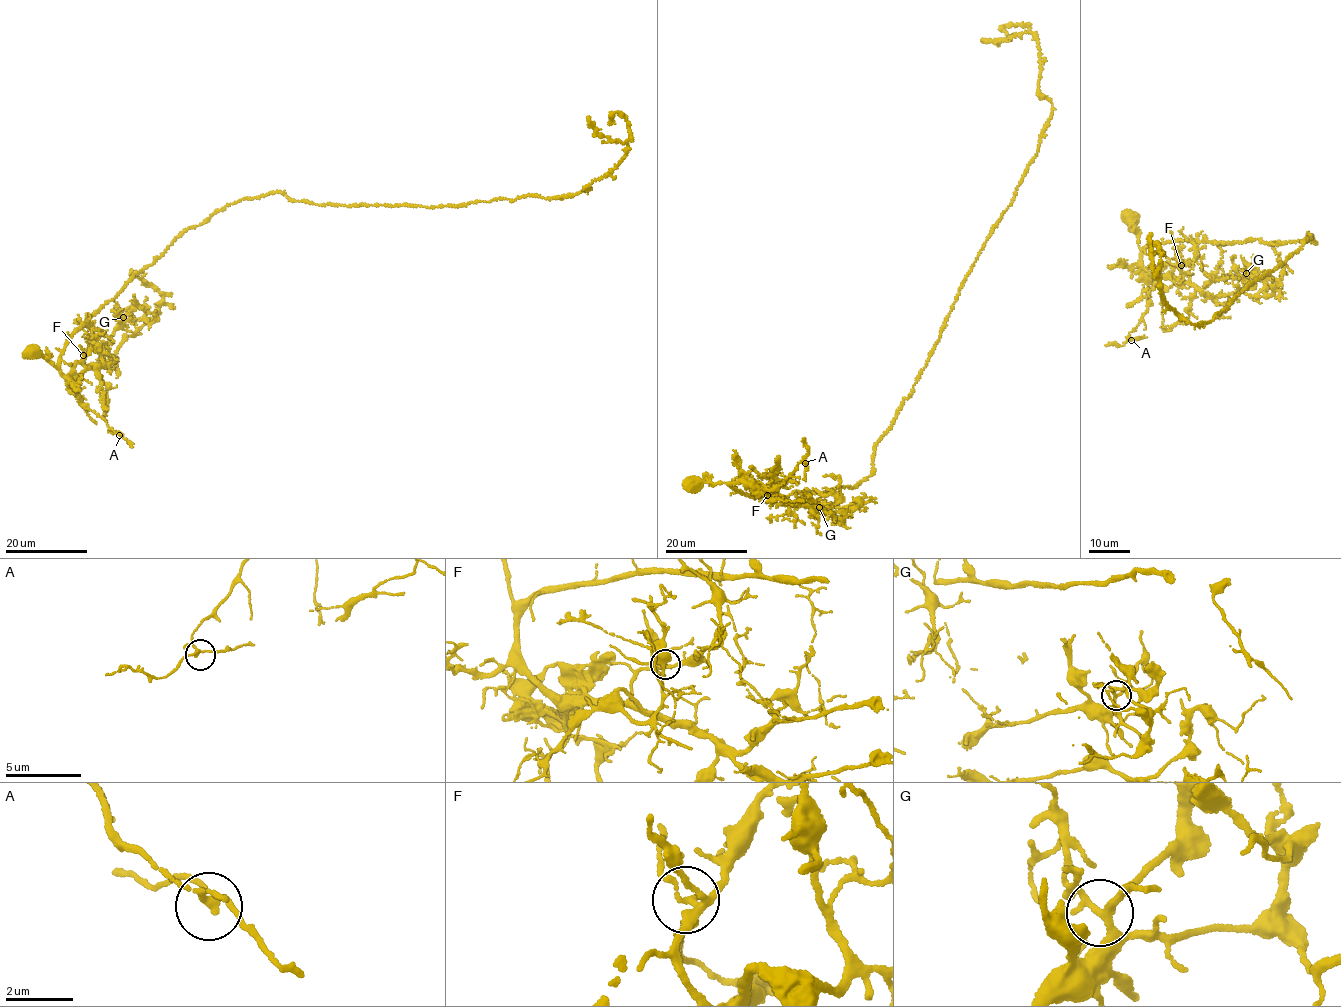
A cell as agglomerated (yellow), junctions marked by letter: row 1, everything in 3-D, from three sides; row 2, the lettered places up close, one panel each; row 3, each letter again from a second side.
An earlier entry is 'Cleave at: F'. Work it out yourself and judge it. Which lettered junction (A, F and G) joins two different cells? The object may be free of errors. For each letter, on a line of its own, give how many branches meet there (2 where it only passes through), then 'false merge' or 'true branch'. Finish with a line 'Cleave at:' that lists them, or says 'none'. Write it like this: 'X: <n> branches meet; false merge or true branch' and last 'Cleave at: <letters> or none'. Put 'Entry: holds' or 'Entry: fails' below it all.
A: 4 branches meet; true branch
F: 5 branches meet; false merge
G: 4 branches meet; true branch
Cleave at: F
Entry: holds

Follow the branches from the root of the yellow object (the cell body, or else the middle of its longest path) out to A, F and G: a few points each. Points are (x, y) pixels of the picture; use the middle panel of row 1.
A: (692, 484), (696, 487), (704, 482), (732, 484), (749, 482), (763, 493), (784, 482), (798, 463), (805, 463)
F: (692, 484), (696, 487), (704, 482), (732, 484), (747, 481), (757, 487), (756, 492), (759, 490), (768, 495)
G: (692, 484), (696, 487), (704, 482), (732, 484), (747, 481), (776, 492), (797, 505), (819, 507)

